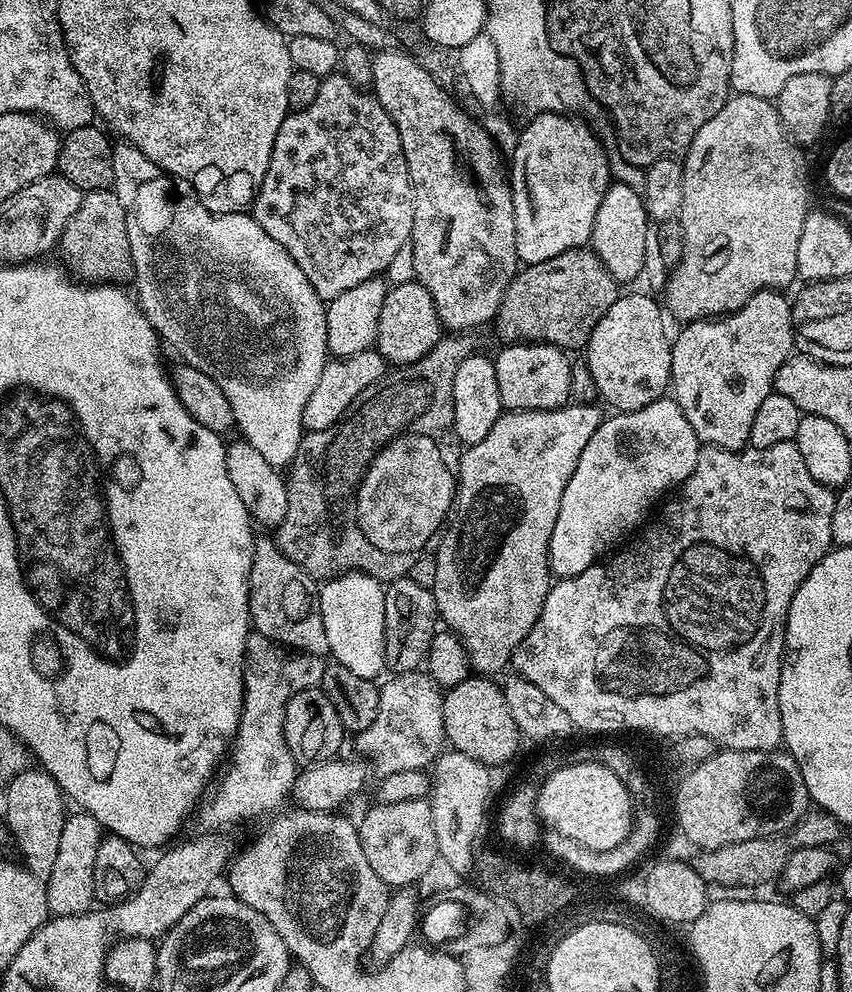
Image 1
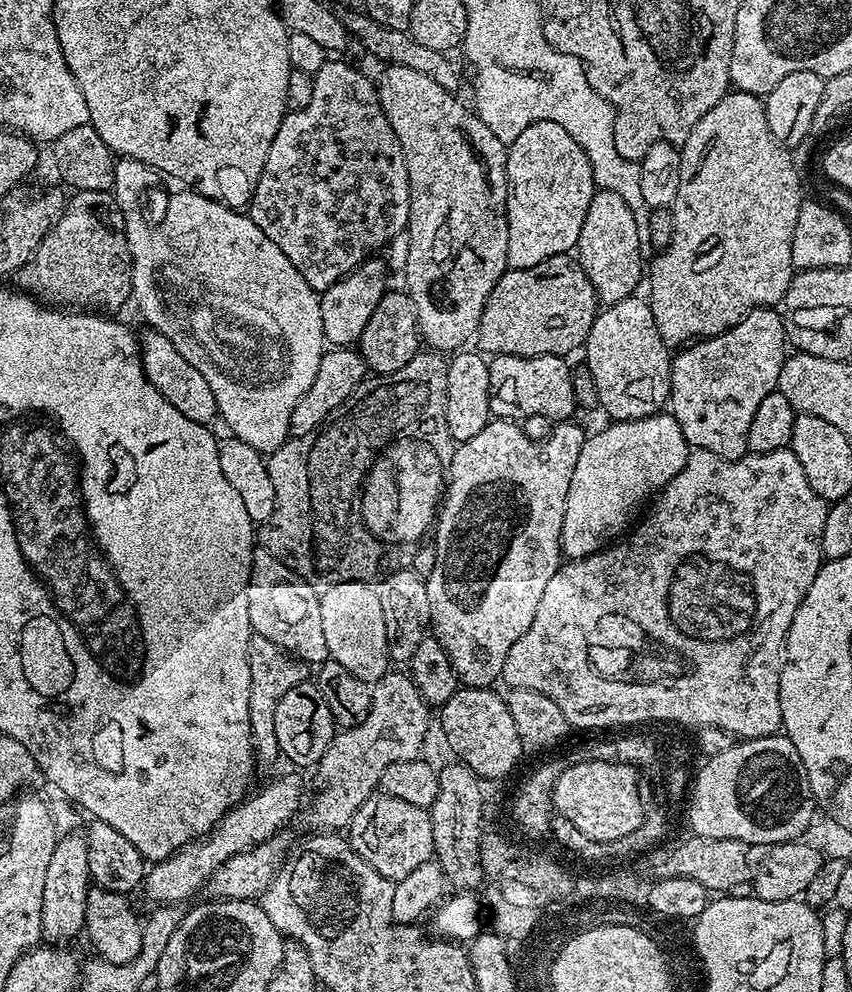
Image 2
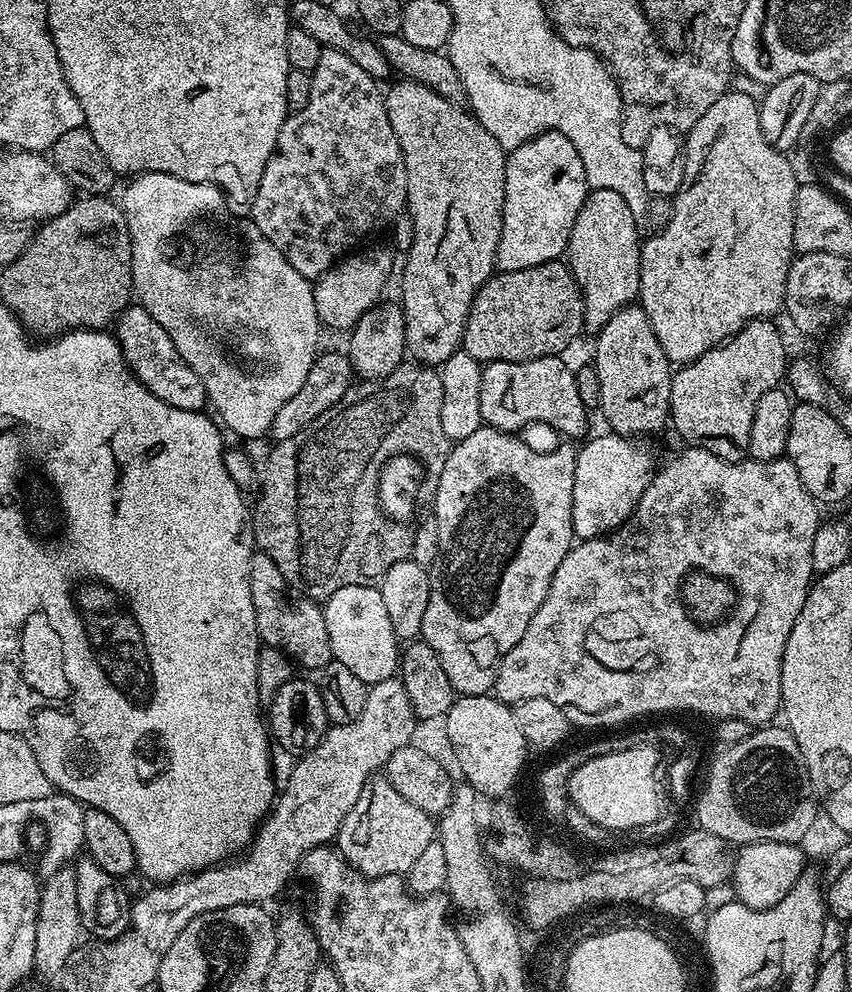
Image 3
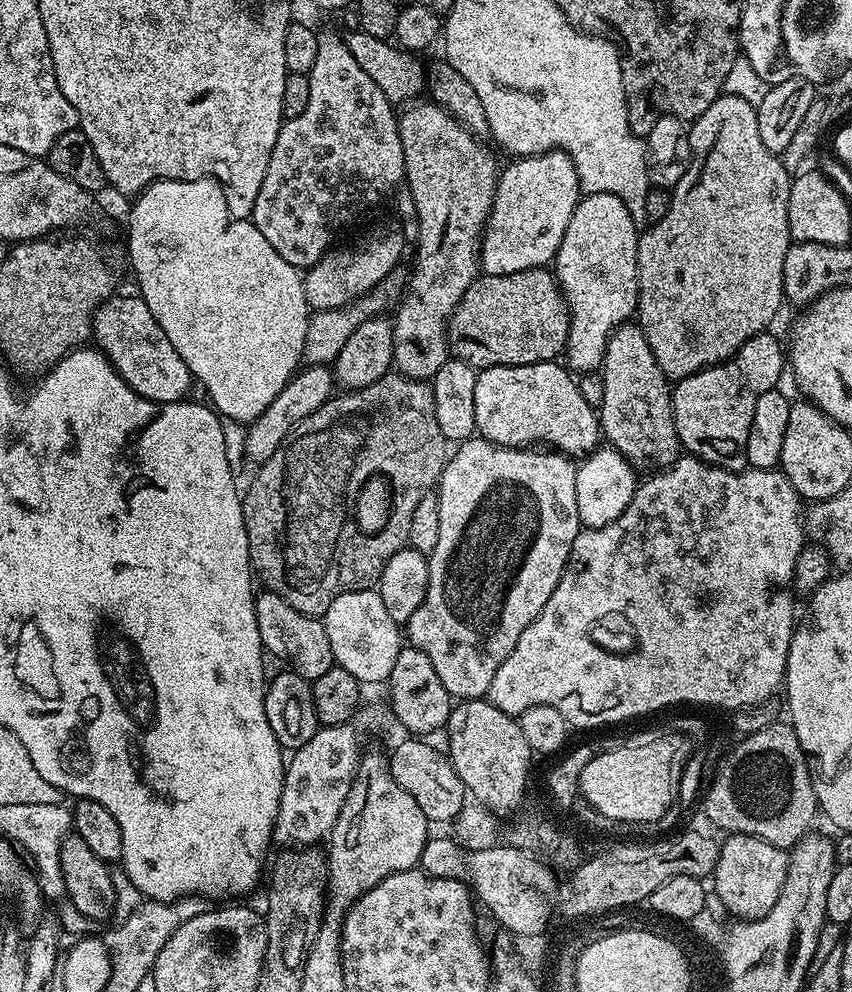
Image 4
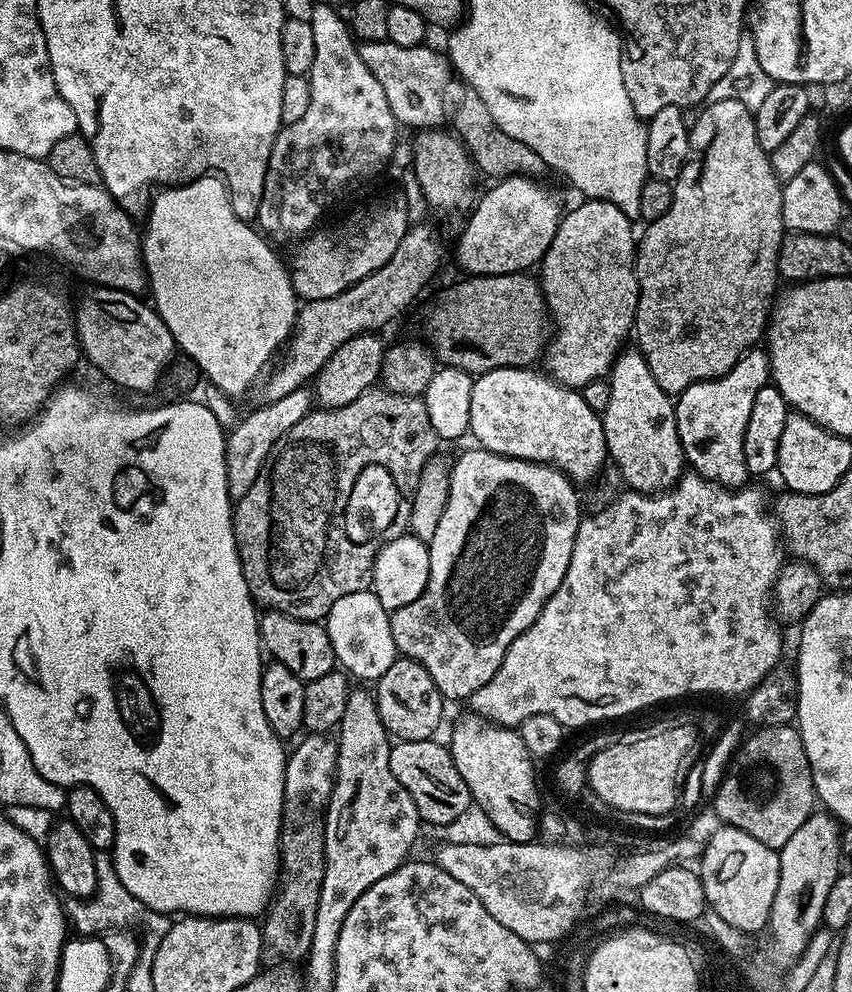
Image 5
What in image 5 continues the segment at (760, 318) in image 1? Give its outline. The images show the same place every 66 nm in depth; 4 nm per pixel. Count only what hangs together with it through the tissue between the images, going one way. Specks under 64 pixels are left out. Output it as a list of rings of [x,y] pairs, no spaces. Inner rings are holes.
[[[763,347],[749,350],[726,374],[713,380],[694,382],[675,397],[678,438],[682,442],[687,467],[695,475],[718,482],[727,488],[742,488],[749,483],[744,439],[750,406],[758,390],[769,387],[772,359]]]

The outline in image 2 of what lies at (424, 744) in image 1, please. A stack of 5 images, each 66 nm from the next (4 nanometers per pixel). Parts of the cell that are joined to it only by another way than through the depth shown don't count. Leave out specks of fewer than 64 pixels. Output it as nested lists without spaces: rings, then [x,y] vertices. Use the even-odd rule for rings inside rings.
[[[389,670],[379,681],[372,684],[372,705],[370,714],[366,714],[366,722],[337,731],[326,754],[322,754],[320,763],[315,765],[314,773],[320,779],[320,793],[312,804],[312,820],[317,824],[317,829],[347,829],[358,806],[362,806],[362,802],[366,802],[366,798],[370,798],[380,788],[380,779],[386,766],[394,762],[417,759],[423,753],[420,751],[423,750],[424,739],[428,736],[428,712],[429,704],[422,698],[418,686],[407,671]]]

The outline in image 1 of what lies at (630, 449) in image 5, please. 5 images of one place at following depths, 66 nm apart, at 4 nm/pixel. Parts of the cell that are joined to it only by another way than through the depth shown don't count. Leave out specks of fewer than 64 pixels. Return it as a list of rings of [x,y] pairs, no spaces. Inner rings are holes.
[[[640,292],[617,295],[602,322],[594,326],[586,345],[586,363],[590,374],[594,374],[598,397],[616,412],[642,410],[642,406],[661,399],[670,388],[672,340],[664,333],[661,301],[656,301],[655,295],[647,295]]]

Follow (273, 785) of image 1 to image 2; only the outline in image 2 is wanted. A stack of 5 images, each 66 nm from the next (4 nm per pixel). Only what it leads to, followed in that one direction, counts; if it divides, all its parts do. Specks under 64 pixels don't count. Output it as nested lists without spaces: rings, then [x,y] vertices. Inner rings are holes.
[[[253,635],[250,642],[248,657],[252,679],[252,697],[250,698],[252,743],[261,761],[277,759],[280,756],[280,747],[278,738],[274,738],[274,706],[278,706],[278,698],[282,698],[286,690],[294,690],[294,686],[305,683],[309,679],[310,668],[304,661],[297,660],[289,652],[283,652],[278,646],[274,646],[270,638],[257,635]]]

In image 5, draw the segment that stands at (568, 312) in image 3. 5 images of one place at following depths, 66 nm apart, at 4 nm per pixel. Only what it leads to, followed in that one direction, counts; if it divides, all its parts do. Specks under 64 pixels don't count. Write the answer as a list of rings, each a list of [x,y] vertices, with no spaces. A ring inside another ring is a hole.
[[[528,272],[468,276],[461,284],[454,285],[433,306],[428,322],[432,334],[430,346],[435,359],[441,365],[473,374],[489,372],[495,368],[527,368],[535,365],[541,359],[550,339],[550,318],[544,301],[544,290],[540,286],[539,279]]]

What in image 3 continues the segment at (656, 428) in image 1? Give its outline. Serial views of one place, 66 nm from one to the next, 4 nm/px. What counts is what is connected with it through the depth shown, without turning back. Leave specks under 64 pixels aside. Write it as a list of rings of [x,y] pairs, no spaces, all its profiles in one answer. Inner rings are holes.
[[[607,435],[594,437],[576,453],[572,531],[577,541],[606,536],[628,521],[658,468],[651,450],[644,445],[647,443],[636,438]]]

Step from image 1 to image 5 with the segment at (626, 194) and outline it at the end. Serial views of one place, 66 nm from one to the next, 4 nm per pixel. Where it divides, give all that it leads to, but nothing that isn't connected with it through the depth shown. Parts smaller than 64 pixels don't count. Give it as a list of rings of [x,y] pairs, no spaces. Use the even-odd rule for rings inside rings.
[[[585,199],[580,203],[584,204],[570,209],[569,212],[567,209],[561,215],[560,225],[554,234],[554,242],[550,242],[550,250],[546,250],[544,259],[538,268],[538,279],[541,288],[544,290],[544,301],[547,304],[547,311],[554,321],[554,335],[546,345],[546,351],[542,356],[542,364],[548,375],[557,384],[564,384],[567,388],[575,388],[577,390],[582,390],[586,385],[595,380],[605,379],[611,373],[612,363],[616,361],[617,356],[620,355],[622,349],[625,347],[624,339],[627,336],[629,339],[630,333],[633,331],[636,323],[636,307],[638,306],[638,298],[640,297],[640,283],[636,277],[636,245],[638,240],[635,235],[632,237],[633,221],[629,220],[626,214],[622,214],[622,210],[618,206],[614,206],[614,202]]]

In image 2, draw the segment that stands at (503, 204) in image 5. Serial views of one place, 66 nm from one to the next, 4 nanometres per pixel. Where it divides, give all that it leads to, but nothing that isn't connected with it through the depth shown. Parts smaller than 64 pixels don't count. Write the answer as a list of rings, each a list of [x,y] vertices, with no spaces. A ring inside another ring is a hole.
[[[543,120],[542,122],[534,122],[530,126],[526,126],[526,130],[522,130],[522,134],[518,134],[518,138],[512,144],[507,145],[508,159],[506,161],[506,203],[508,205],[508,266],[509,268],[529,268],[530,266],[538,266],[538,262],[546,262],[555,256],[563,256],[571,253],[578,242],[578,234],[582,234],[582,222],[586,222],[586,210],[590,210],[590,202],[594,198],[597,186],[594,182],[594,174],[592,173],[592,163],[590,158],[586,156],[586,150],[582,150],[582,146],[578,146],[578,142],[574,142],[574,138],[570,134],[566,134],[566,130],[562,130],[562,126],[558,126],[558,122],[550,122]]]

